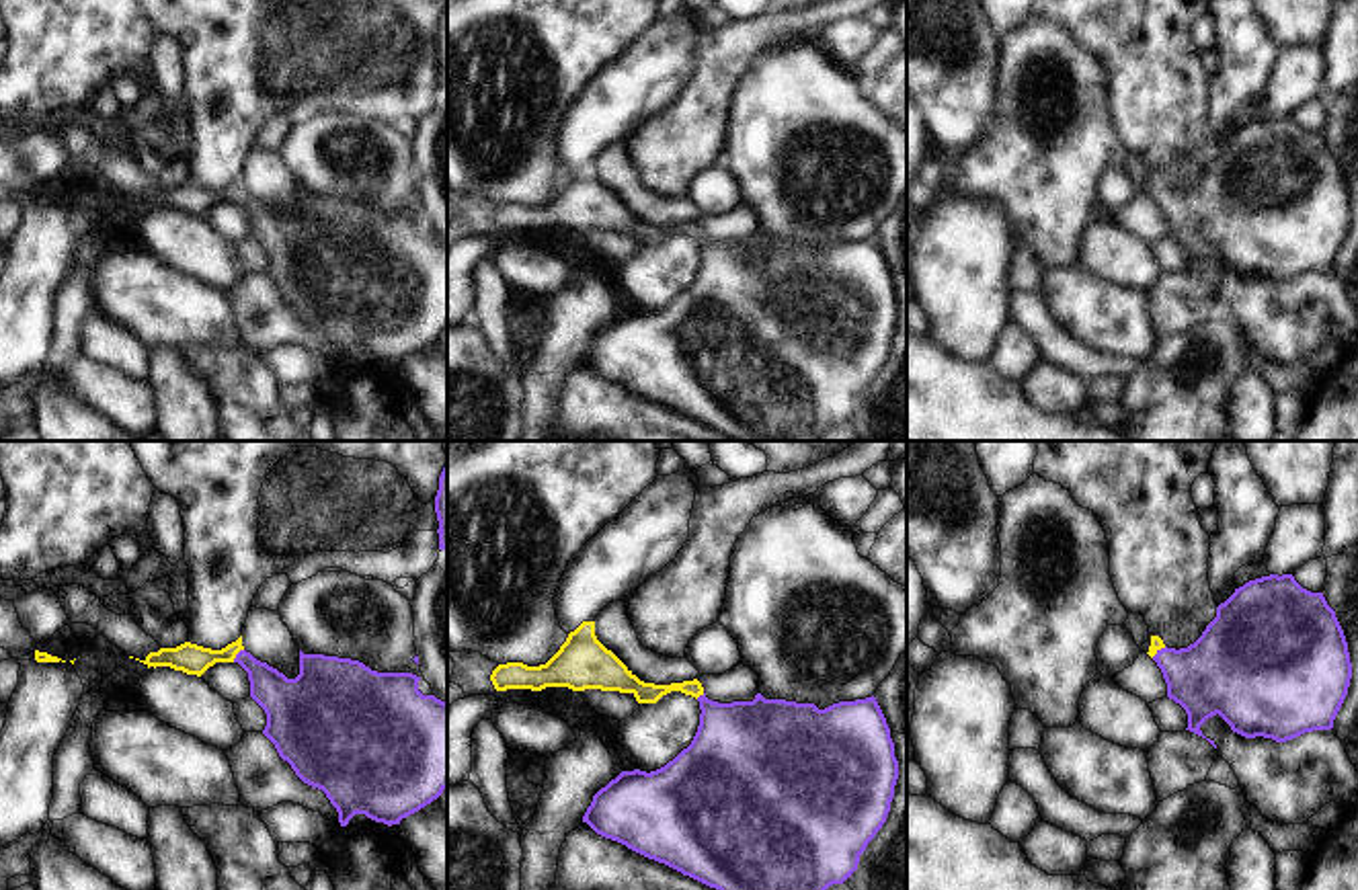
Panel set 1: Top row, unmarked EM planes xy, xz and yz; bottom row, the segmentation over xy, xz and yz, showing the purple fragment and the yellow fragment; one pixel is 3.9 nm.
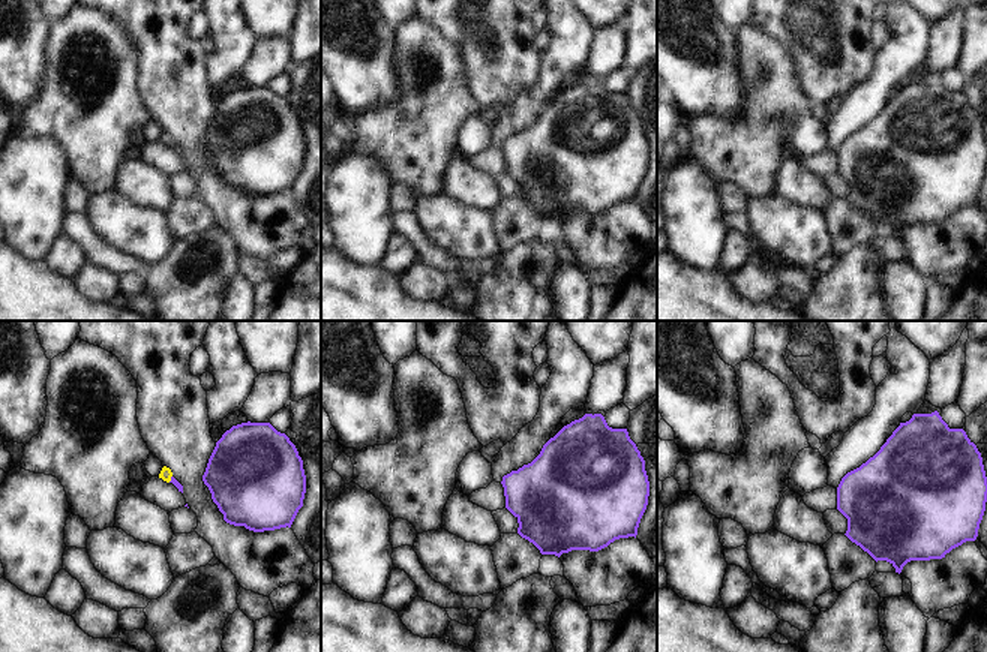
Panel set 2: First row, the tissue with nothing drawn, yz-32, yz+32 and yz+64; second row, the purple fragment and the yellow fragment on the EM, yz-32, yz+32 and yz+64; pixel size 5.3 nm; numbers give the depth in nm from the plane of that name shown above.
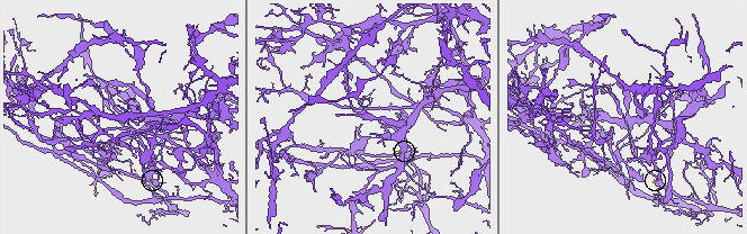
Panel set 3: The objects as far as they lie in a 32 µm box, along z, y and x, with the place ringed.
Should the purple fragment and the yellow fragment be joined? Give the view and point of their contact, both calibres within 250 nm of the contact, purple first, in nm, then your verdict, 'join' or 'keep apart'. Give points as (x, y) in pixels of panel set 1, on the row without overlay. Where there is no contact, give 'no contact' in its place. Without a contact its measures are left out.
meets purple in xy at (236, 195); 170 nm thick on the purple side, 120 nm on the other; join

